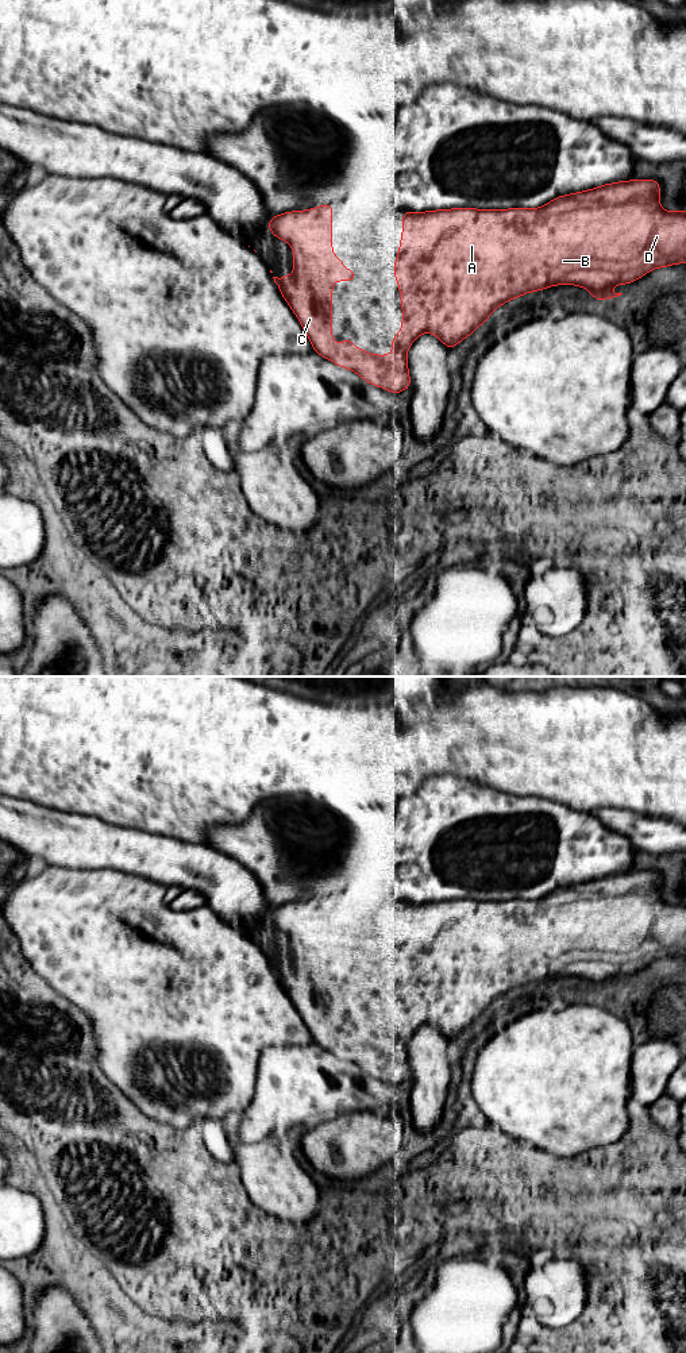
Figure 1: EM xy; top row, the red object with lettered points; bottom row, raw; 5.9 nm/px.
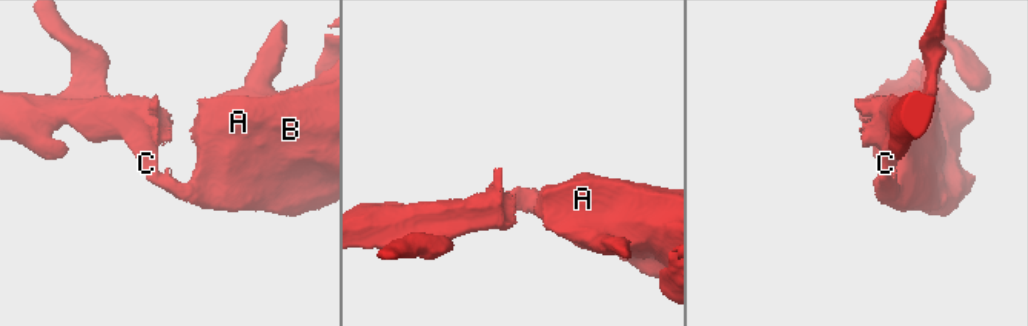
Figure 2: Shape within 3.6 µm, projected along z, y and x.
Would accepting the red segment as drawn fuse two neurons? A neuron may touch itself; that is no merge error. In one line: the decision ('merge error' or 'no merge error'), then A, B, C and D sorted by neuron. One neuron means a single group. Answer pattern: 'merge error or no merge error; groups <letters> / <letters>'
no merge error; groups A B C D

